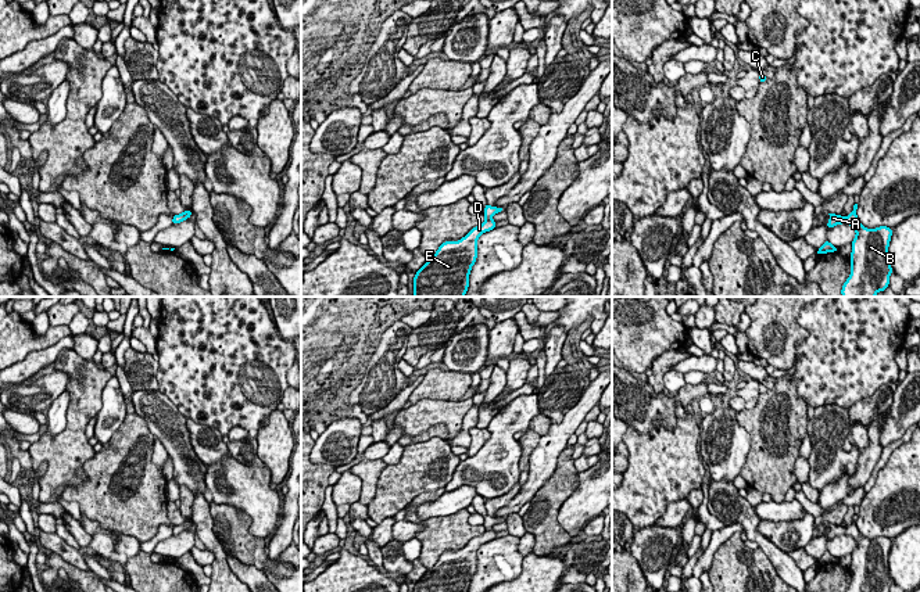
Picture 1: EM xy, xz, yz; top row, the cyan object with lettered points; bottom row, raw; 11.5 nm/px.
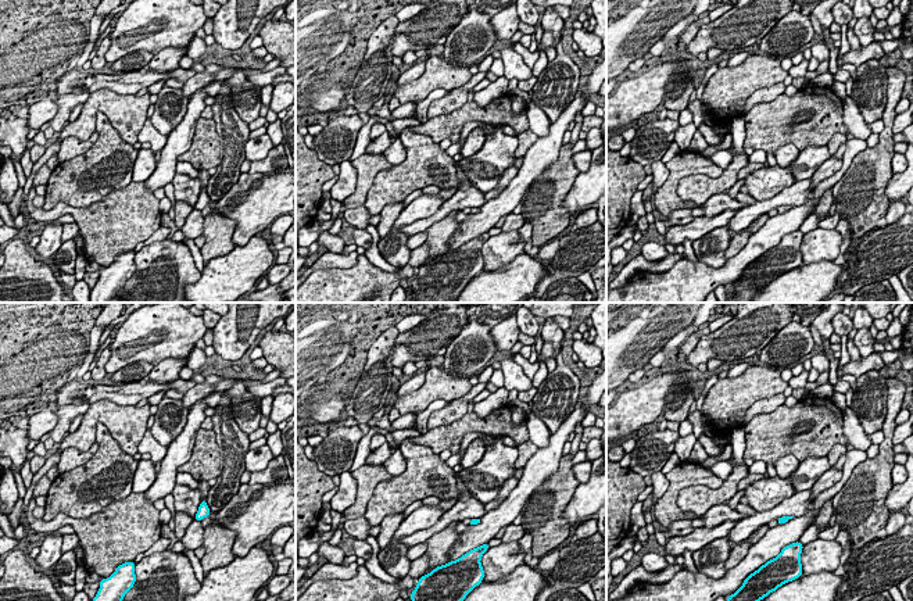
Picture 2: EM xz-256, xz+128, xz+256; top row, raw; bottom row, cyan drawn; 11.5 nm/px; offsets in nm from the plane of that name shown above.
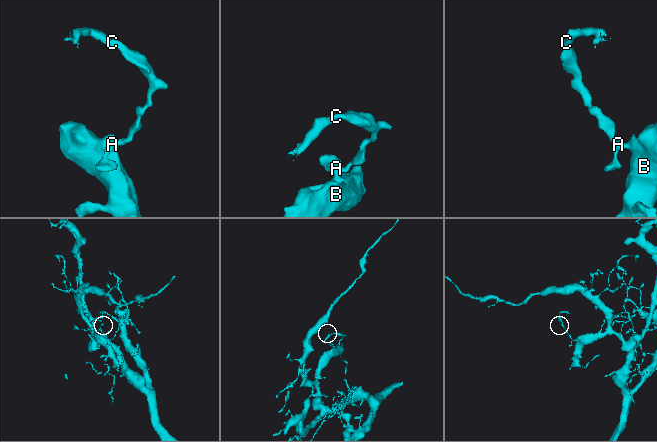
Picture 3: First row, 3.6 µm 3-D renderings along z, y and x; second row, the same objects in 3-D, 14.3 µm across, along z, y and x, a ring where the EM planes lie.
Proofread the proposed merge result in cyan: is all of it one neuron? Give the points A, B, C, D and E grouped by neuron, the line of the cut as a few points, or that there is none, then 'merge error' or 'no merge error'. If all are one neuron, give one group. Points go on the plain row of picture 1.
groups A C / B D E; cut yz (840, 526), (844, 533); merge error

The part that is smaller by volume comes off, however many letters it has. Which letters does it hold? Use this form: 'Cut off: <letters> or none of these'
Cut off: A, C

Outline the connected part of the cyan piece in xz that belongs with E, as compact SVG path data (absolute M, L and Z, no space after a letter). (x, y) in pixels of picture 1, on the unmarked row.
M491 525L486 527L482 535L475 537L461 550L441 553L436 564L415 584L414 592L469 592L477 568L479 548L497 538Z

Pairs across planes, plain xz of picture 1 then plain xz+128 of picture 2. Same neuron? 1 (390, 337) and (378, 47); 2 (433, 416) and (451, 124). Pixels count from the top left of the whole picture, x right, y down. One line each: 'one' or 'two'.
1: one
2: two

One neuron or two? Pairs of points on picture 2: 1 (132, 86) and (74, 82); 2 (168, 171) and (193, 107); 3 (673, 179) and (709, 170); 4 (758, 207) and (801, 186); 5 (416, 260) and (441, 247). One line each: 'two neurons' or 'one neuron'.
1: one neuron
2: one neuron
3: one neuron
4: one neuron
5: two neurons

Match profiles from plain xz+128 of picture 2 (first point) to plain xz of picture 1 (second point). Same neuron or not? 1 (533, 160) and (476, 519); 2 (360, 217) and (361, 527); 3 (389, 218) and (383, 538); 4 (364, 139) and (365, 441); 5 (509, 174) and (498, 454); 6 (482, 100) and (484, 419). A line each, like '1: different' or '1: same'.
1: different
2: different
3: same
4: same
5: different
6: same

